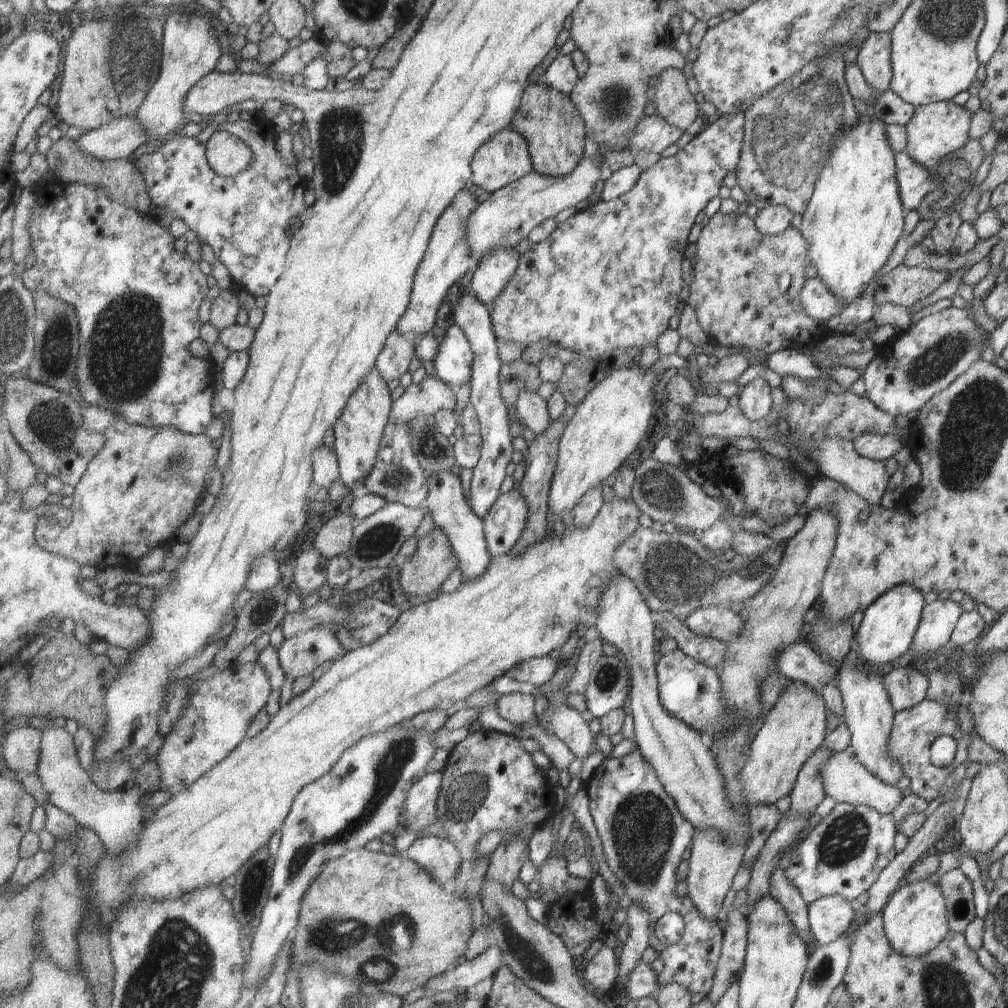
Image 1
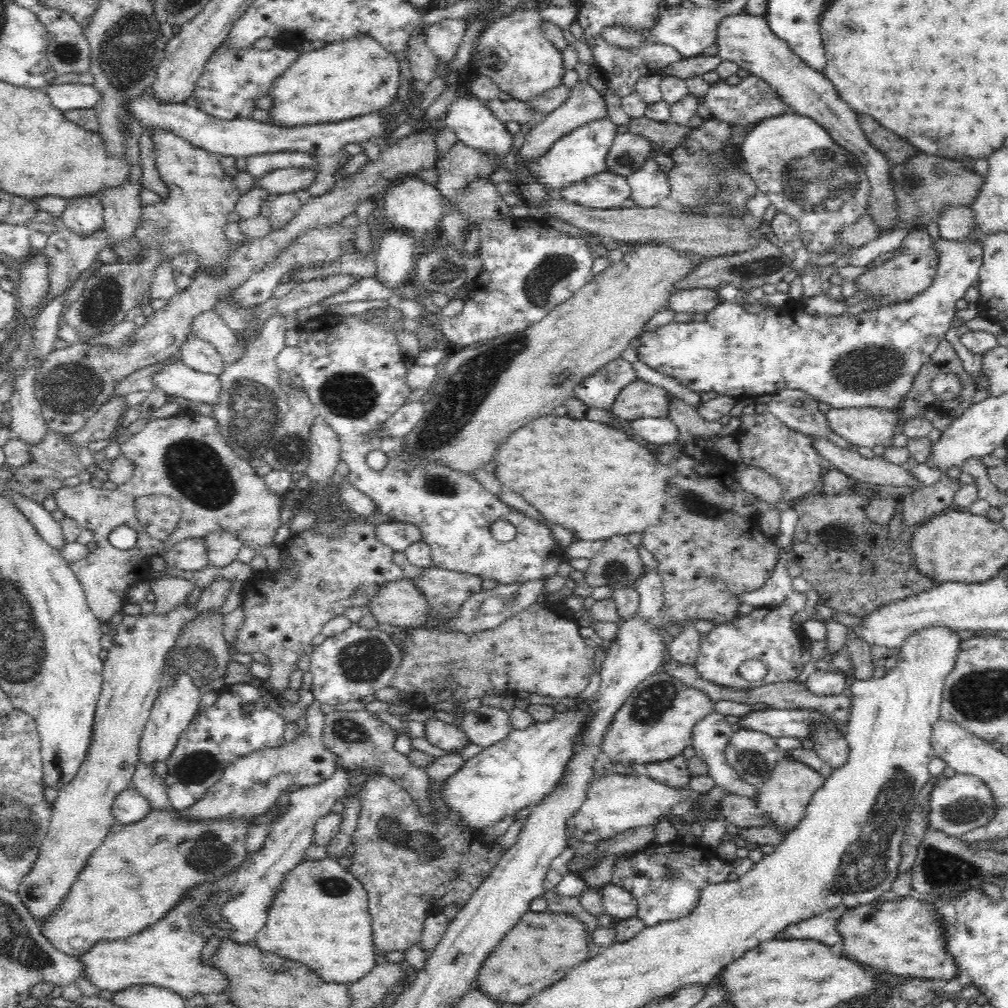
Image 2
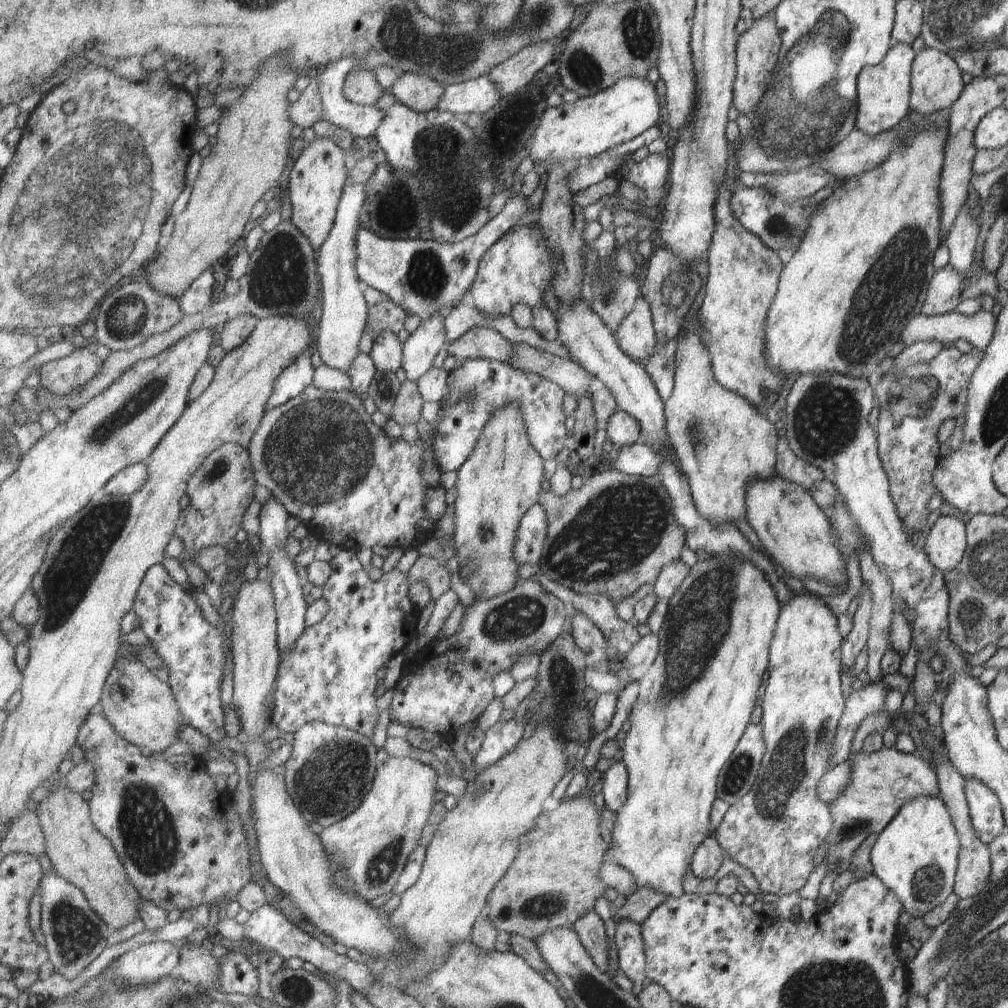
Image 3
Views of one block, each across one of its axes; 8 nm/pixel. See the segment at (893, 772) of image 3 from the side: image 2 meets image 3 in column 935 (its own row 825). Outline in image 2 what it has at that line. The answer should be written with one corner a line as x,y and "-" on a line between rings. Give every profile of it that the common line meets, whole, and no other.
783,755
773,775
762,785
758,792
758,808
774,819
779,830
794,830
806,816
806,808
819,788
822,788
826,777
814,768
797,760
793,756

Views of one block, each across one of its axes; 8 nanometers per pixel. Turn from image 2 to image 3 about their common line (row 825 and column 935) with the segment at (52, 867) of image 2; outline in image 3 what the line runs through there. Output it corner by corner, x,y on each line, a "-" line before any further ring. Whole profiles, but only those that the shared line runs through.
923,47
913,60
909,78
909,108
917,114
933,114
943,109
949,109
951,104
957,100
964,84
961,81
961,72
958,66
943,52
933,48

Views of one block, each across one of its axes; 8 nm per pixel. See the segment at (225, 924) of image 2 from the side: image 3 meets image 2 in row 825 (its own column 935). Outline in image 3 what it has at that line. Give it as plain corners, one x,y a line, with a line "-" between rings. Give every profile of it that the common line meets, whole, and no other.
947,263
939,270
934,270
920,314
939,316
953,313
953,309
960,302
959,295
966,287
966,281
959,278
951,264

